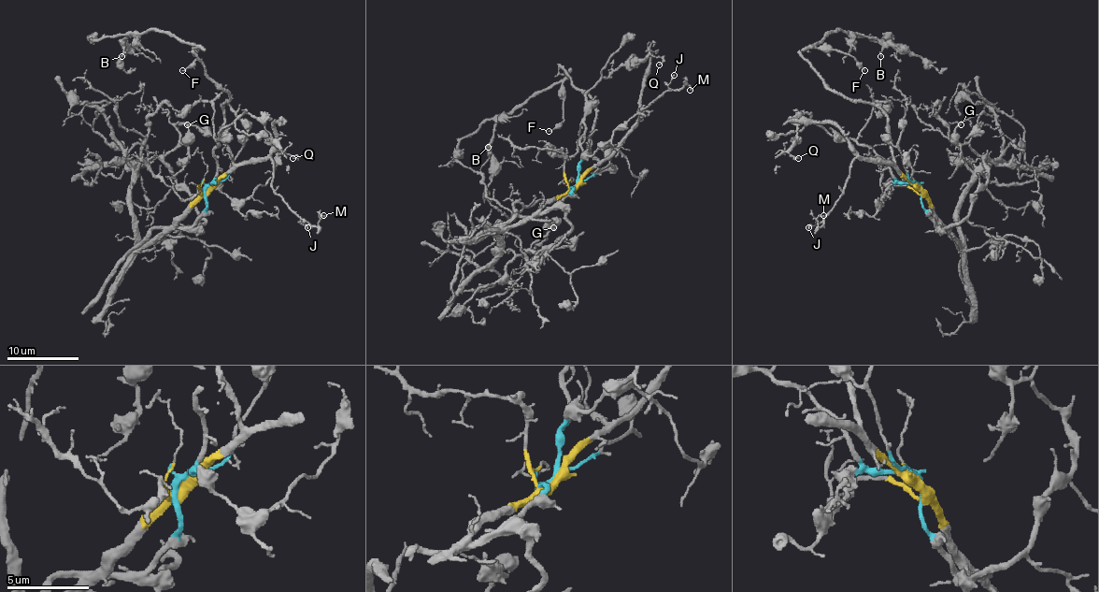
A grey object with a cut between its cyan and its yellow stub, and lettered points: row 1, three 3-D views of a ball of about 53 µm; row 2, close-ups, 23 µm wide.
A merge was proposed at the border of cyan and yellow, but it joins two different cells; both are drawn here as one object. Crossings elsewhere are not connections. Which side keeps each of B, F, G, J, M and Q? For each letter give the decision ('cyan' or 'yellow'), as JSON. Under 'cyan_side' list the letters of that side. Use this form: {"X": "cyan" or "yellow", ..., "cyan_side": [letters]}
{"B": "yellow", "F": "yellow", "G": "cyan", "J": "yellow", "M": "yellow", "Q": "cyan", "cyan_side": ["G", "Q"]}

